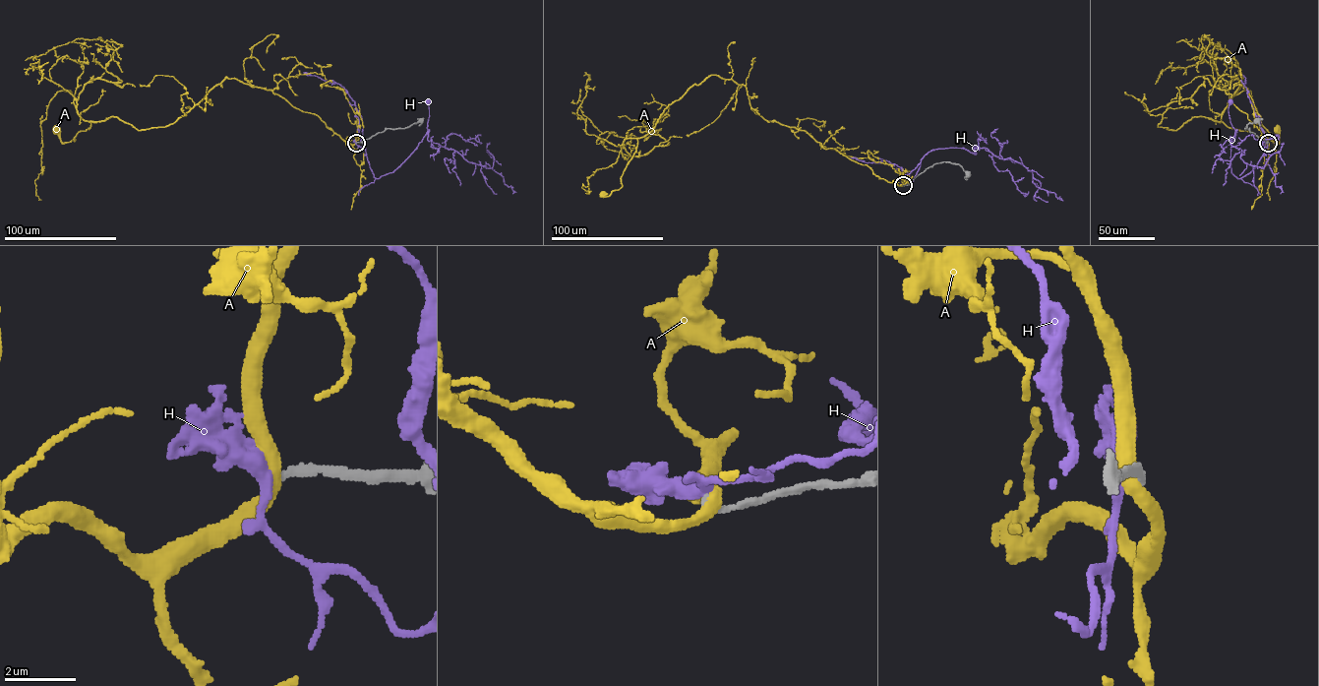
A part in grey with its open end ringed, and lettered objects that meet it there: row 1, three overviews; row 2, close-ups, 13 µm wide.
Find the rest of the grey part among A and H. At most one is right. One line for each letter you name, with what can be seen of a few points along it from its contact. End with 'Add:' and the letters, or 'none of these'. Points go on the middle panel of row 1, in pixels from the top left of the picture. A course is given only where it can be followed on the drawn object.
Add: none of these

